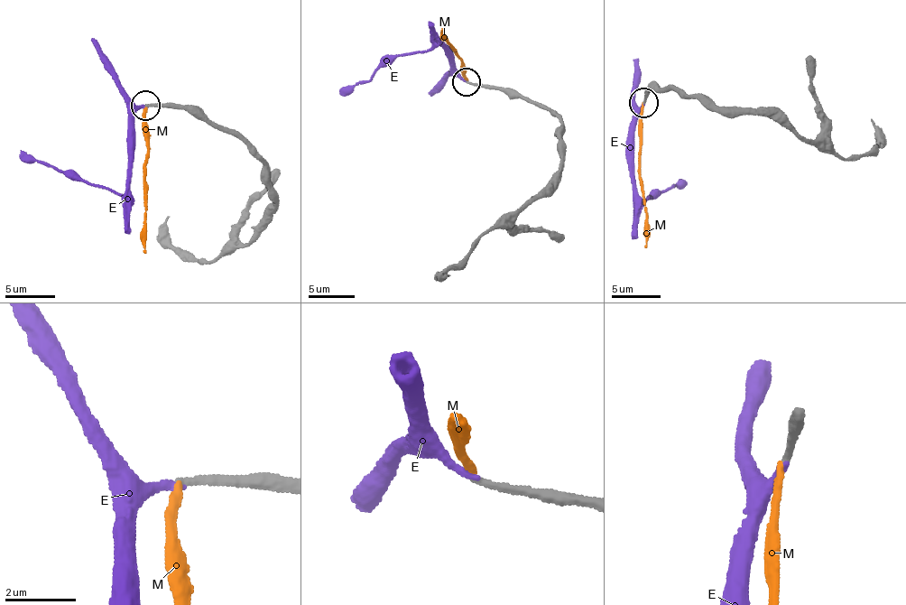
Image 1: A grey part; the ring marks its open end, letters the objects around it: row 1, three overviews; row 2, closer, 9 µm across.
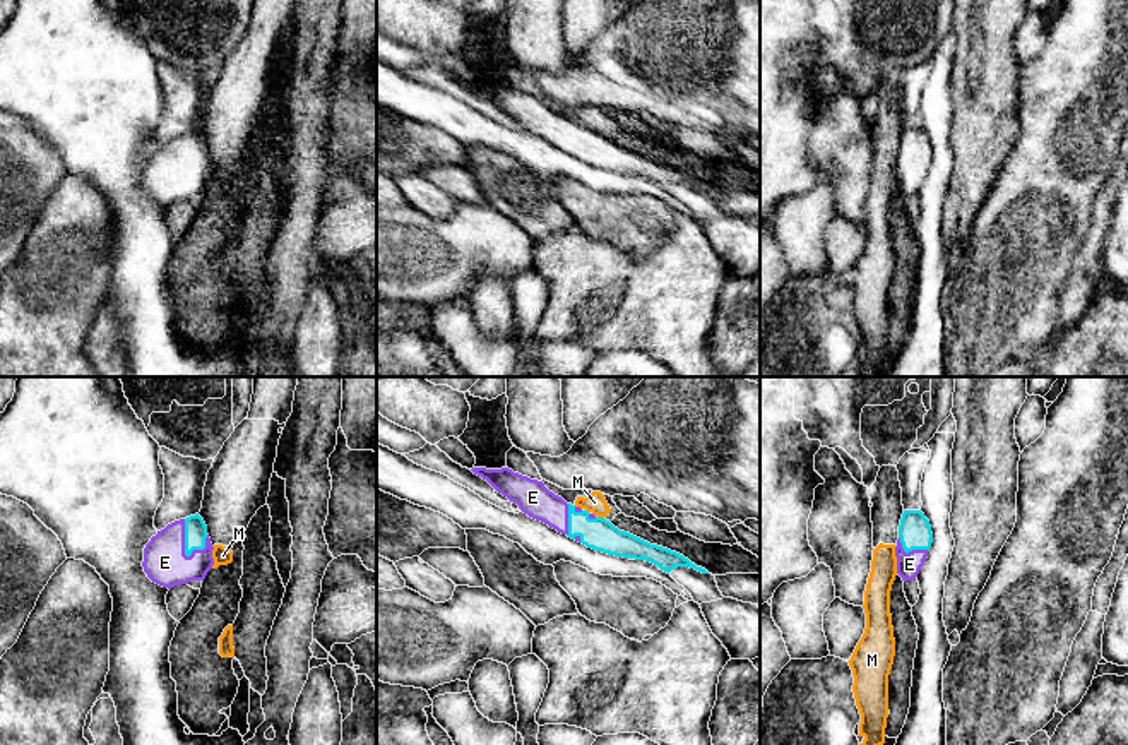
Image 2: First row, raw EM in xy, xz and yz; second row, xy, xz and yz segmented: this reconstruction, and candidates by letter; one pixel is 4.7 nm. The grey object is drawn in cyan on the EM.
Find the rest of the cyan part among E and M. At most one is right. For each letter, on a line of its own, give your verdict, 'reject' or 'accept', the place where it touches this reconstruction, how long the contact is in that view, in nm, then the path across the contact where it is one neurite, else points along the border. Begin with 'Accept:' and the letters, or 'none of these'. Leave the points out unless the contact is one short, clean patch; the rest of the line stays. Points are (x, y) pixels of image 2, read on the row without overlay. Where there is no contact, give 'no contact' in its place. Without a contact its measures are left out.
Accept: E
E: accept | xy (185, 154) | 190 nm | across xy (195, 148), (185, 154), (165, 178)
M: reject | xz (601, 134) | 40 nm | along xz (598, 132), (603, 136)

